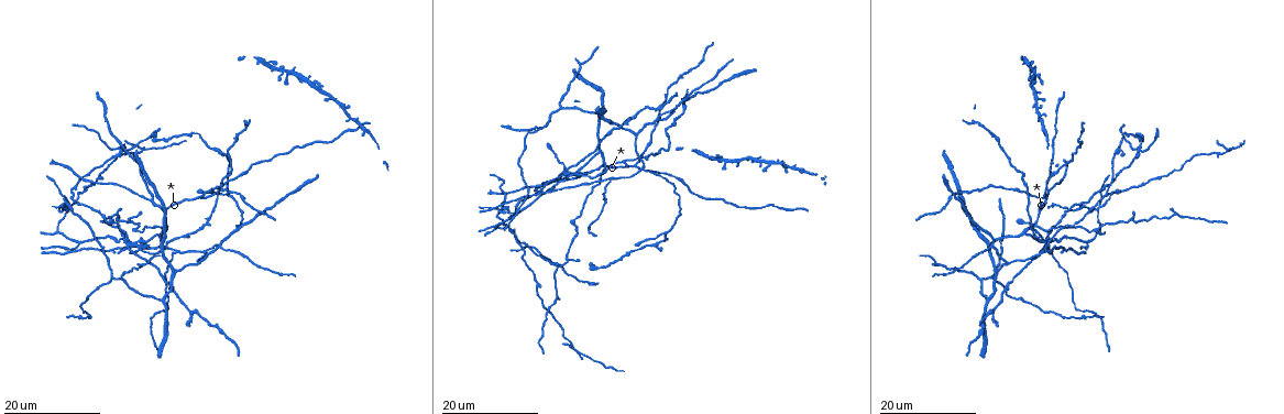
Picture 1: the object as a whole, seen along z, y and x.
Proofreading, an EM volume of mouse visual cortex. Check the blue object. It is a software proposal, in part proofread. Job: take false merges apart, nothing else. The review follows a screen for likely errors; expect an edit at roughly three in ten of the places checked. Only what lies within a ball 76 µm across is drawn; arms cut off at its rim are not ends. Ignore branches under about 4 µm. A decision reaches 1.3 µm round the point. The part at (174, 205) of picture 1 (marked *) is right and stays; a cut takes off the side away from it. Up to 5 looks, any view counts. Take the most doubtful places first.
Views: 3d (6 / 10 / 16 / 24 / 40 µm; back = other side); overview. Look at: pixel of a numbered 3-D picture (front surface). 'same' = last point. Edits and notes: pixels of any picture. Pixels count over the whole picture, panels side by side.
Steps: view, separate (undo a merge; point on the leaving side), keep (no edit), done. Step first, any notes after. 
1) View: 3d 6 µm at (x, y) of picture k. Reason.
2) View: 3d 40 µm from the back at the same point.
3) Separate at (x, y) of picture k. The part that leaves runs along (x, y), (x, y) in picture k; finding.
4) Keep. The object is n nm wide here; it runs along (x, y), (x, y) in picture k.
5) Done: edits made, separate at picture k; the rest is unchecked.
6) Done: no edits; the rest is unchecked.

View: 3d 24 µm at (1035, 227) of picture 1. Three-way junction.

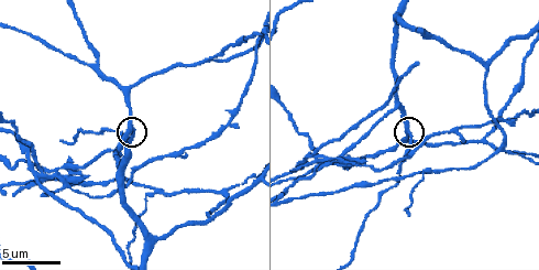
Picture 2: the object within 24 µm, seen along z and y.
View: 3d 6 µm at (133, 128) of picture 2.

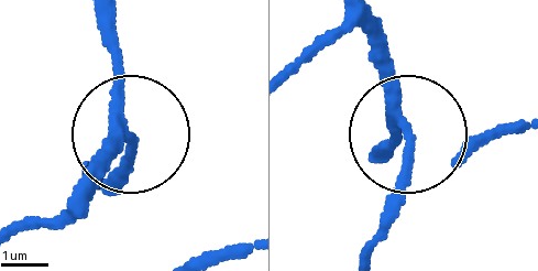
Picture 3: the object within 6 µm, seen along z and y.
Keep. Continuous, no second cell.

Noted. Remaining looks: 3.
View: 3d 10 µm at (120, 172) of picture 2. Three arms meet.

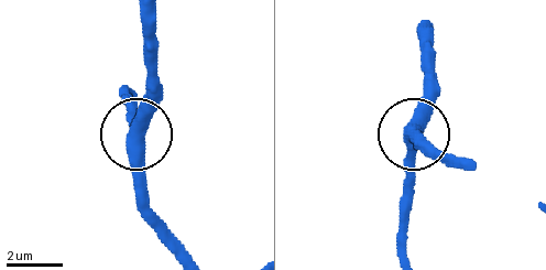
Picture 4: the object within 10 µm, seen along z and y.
Keep. The object is 440 nm wide here; it runs along (405, 254), (405, 153), (427, 85) in picture 4; all the same cell.

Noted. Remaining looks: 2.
View: 3d 10 µm at (209, 61) of picture 2. Three arms meet.

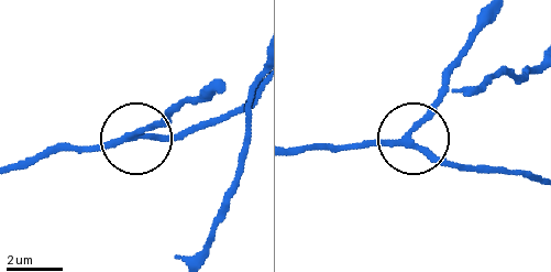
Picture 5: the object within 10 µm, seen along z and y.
Keep. 3 arms meet here; it runs along (21, 170), (70, 149), (128, 141), (175, 112) in picture 5; continuous, no second cell.

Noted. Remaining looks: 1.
Done: no edits; the rest is unchecked.

